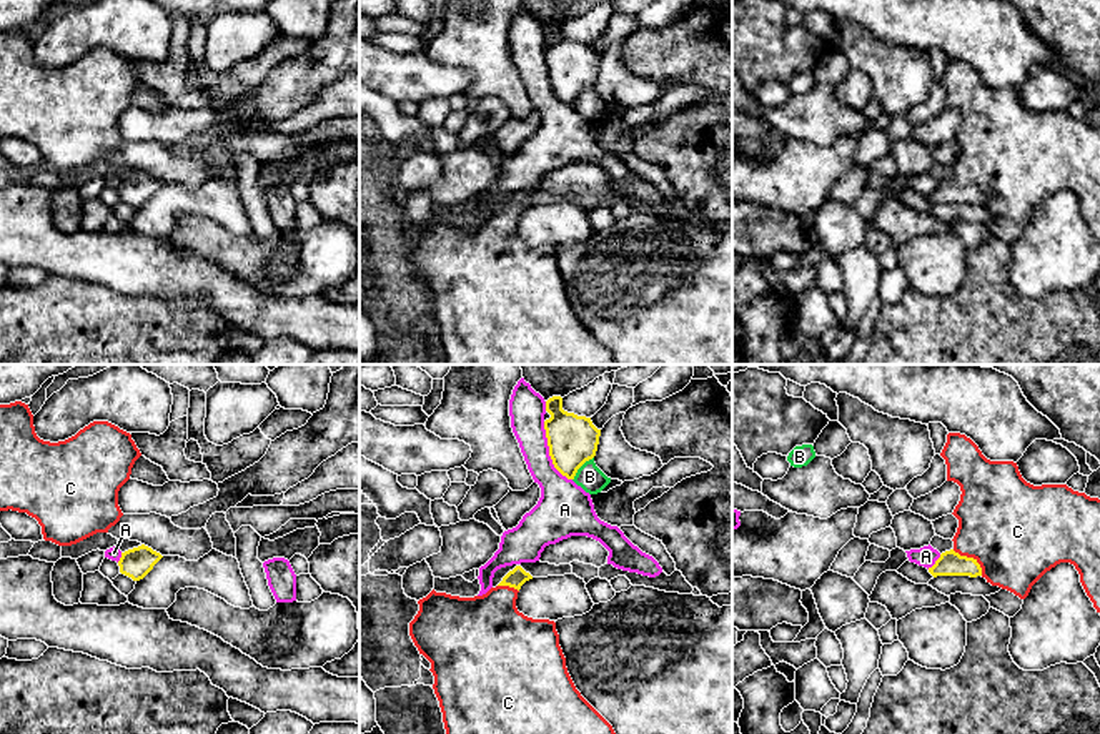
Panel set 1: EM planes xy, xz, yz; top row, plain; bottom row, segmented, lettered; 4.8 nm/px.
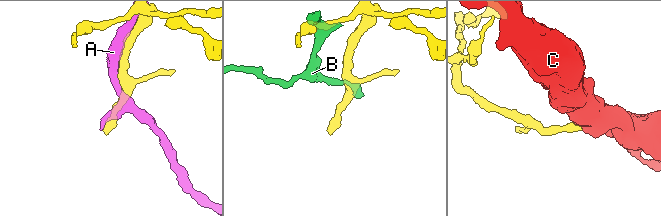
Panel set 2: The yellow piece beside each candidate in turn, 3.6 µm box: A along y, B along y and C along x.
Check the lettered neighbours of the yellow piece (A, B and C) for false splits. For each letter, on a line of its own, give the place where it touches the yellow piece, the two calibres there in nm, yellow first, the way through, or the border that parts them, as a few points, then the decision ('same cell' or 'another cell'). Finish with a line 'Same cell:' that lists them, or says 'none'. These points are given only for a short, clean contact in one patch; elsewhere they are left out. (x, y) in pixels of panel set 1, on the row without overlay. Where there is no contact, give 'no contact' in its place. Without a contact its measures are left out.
A: contact xz (550, 80); calibres 240 and 220 nm; another cell
B: contact xz (579, 94); calibres 240 and 120 nm; another cell
C: contact yz (971, 185); calibres 120 and 460 nm; way yz (951, 190), (971, 185), (1014, 157); same cell
Same cell: C

